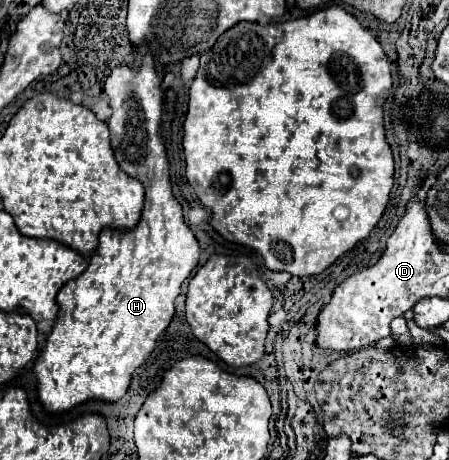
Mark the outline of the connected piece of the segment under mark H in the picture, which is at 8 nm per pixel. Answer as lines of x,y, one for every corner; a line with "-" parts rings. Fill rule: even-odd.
147,52
141,60
141,66
115,66
105,80
105,94
109,96
109,106
113,110
107,126
111,132
111,148
115,152
115,160
123,172
129,172
129,176
137,178
145,186
145,206
135,228
105,228
99,234
99,246
91,254
87,270
79,278
67,282
57,294
57,322
47,336
35,364
39,400
49,412
65,412
89,398
117,402
125,394
131,382
131,374
147,360
159,334
171,324
175,314
173,300
179,296
181,284
195,270
201,256
195,234
183,222
183,208
171,192
169,160
161,136
165,90
155,66
155,56

